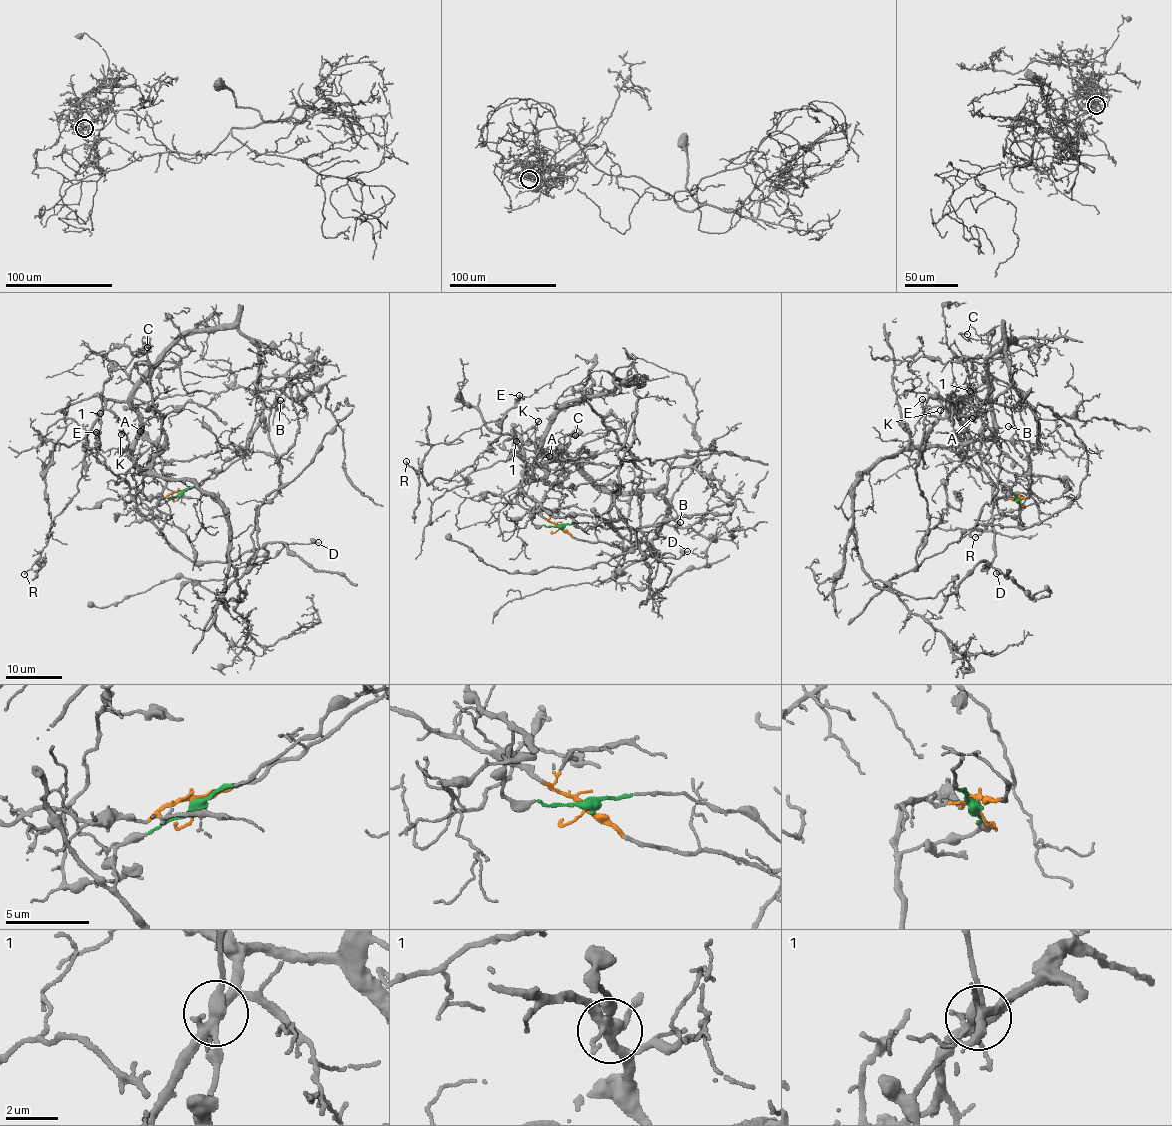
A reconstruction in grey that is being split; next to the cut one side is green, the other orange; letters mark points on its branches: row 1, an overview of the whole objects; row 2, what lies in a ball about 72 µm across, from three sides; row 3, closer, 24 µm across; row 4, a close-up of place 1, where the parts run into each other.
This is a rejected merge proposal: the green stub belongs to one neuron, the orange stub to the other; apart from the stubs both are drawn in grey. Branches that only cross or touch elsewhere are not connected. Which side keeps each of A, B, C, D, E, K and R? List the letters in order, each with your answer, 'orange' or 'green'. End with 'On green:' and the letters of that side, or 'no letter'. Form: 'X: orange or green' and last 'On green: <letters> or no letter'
A: orange
B: orange
C: orange
D: green
E: orange
K: orange
R: orange
On green: D

